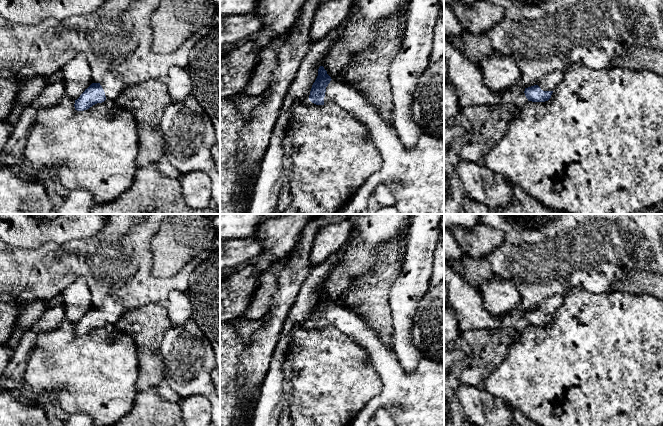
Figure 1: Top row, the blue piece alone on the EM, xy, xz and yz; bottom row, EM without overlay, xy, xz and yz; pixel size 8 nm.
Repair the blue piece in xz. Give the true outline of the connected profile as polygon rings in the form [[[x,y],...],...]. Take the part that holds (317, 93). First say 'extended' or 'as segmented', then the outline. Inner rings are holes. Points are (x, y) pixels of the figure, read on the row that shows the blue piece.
extended; [[[323,66],[318,69],[309,100],[316,105],[332,101],[350,112],[364,124],[368,139],[382,158],[380,170],[359,187],[339,214],[368,214],[369,197],[380,184],[386,184],[394,193],[396,199],[394,207],[399,214],[444,214],[444,139],[422,133],[415,146],[407,149],[399,139],[392,122],[384,121],[378,111],[370,106],[358,91],[338,79],[332,79]]]

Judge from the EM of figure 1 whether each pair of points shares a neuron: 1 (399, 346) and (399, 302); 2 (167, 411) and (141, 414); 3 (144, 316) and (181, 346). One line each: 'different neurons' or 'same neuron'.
1: same neuron
2: same neuron
3: different neurons

